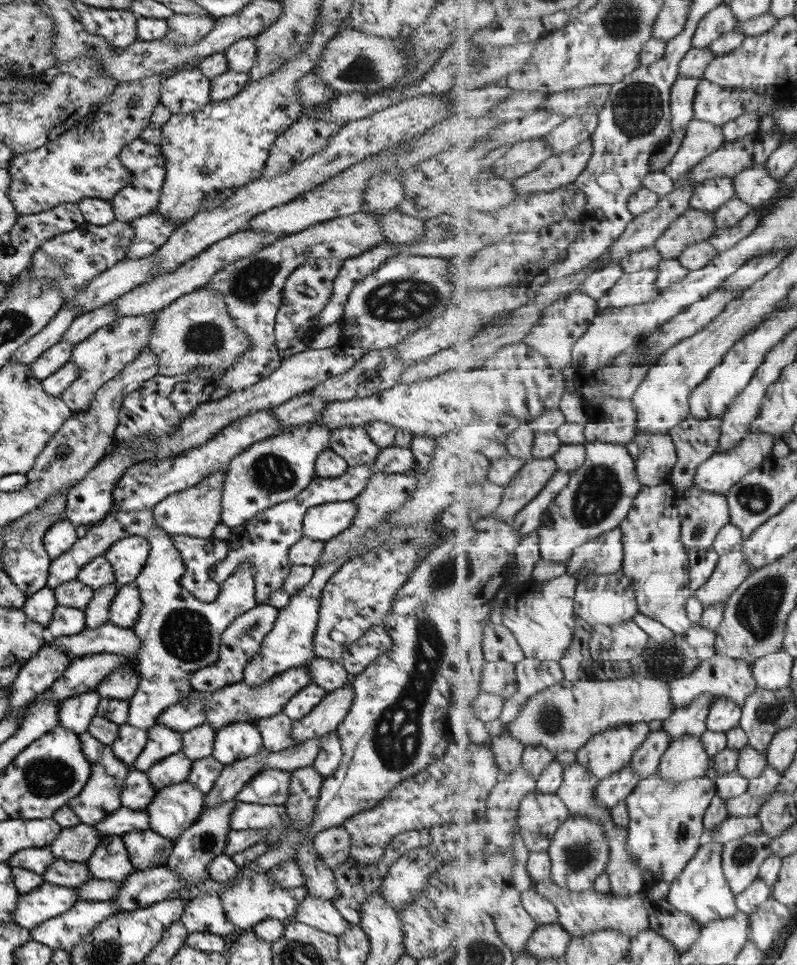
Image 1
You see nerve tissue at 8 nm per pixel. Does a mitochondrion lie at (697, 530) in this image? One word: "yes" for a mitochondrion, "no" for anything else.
yes

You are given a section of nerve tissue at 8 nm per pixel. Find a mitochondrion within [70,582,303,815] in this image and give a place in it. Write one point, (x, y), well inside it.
(186, 633)

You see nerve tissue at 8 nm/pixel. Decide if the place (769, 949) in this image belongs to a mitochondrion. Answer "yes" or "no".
no

